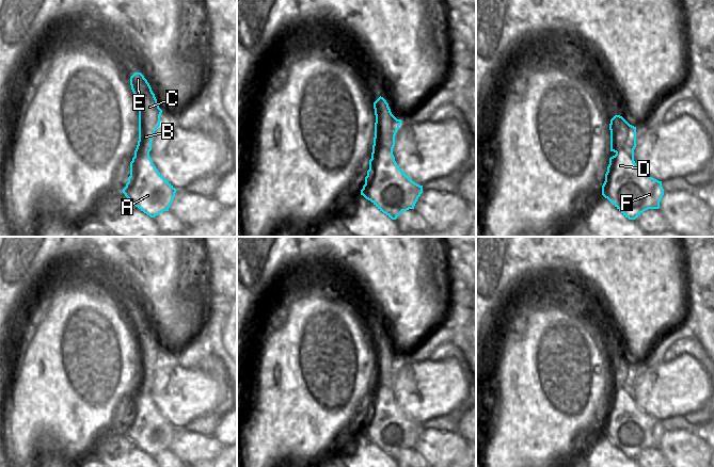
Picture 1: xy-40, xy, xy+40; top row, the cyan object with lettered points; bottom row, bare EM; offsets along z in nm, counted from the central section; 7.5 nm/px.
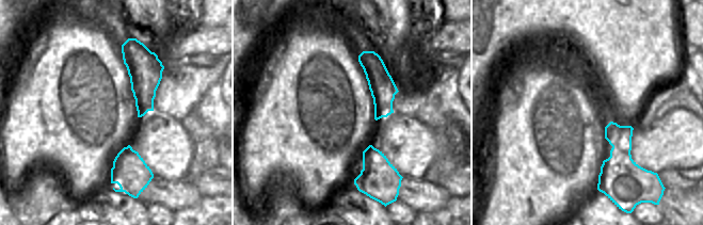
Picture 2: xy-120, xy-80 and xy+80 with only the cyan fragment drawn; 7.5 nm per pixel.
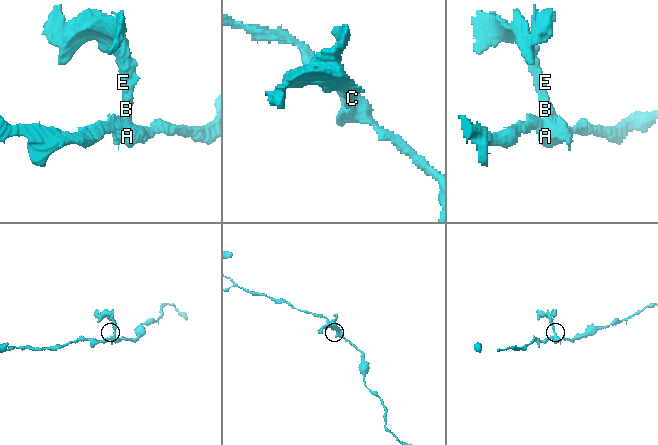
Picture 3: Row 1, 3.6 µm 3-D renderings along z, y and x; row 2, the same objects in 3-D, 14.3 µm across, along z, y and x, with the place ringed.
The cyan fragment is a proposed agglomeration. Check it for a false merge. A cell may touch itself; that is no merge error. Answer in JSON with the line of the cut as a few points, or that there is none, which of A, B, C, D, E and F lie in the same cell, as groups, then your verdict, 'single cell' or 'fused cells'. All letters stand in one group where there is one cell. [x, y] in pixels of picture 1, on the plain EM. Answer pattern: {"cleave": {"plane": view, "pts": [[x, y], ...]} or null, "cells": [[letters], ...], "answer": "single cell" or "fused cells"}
{"cleave": {"plane": "xy+40", "pts": [[634, 383], [629, 380], [616, 392]]}, "cells": [["A", "D", "F"], ["B", "C", "E"]], "answer": "fused cells"}

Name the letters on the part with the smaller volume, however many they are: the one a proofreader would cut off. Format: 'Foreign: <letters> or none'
Foreign: B, C, E

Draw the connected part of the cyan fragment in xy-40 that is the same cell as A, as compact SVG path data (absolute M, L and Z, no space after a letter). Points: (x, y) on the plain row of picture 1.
M137 386L130 401L130 415L122 429L132 444L155 456L169 447L176 428L158 410L146 386Z

